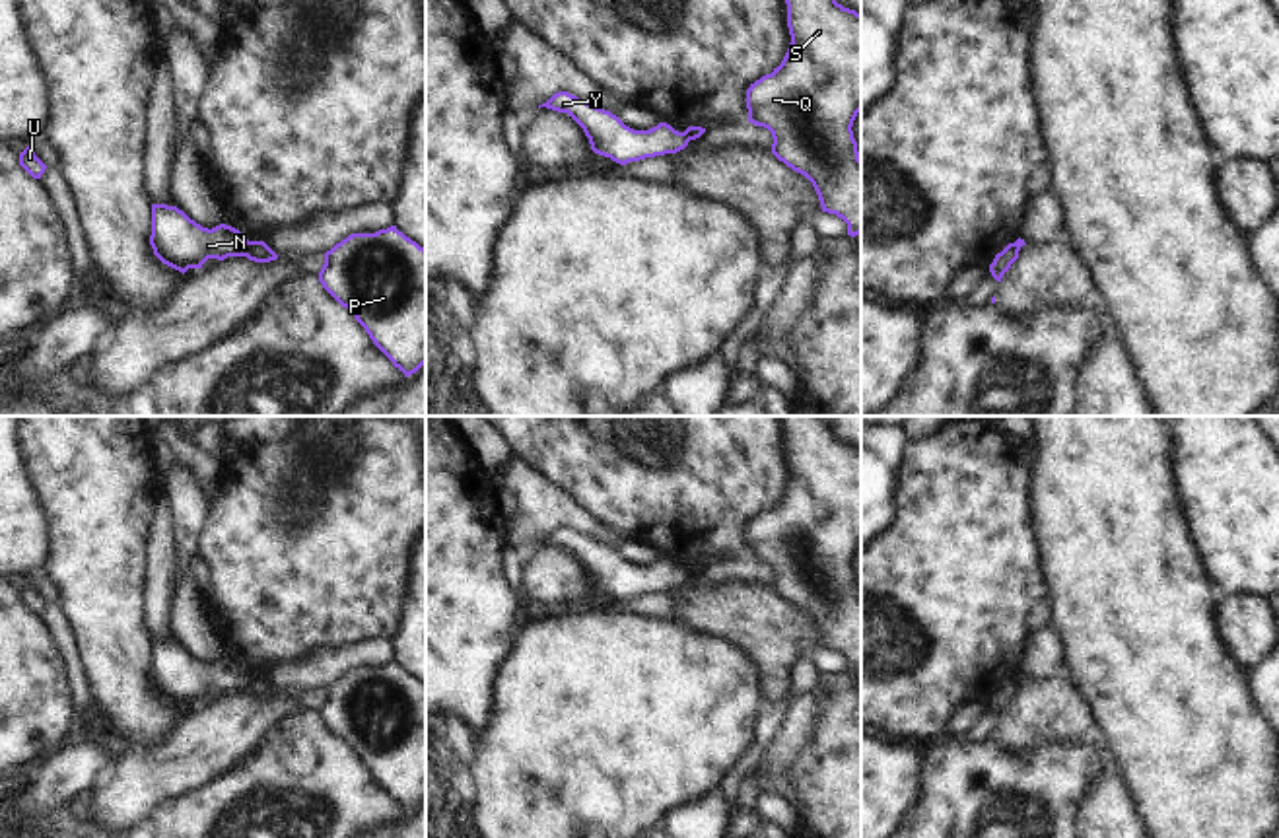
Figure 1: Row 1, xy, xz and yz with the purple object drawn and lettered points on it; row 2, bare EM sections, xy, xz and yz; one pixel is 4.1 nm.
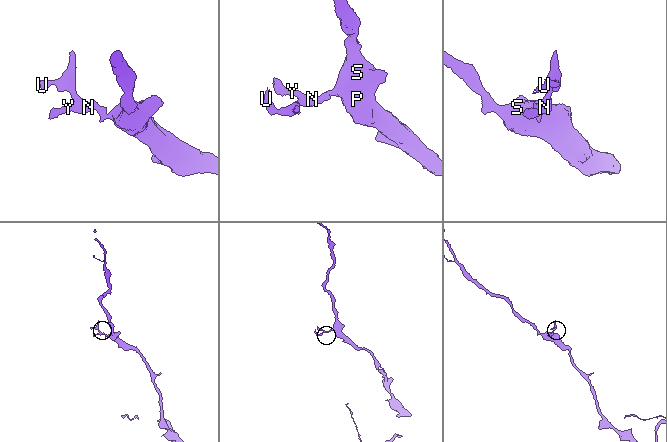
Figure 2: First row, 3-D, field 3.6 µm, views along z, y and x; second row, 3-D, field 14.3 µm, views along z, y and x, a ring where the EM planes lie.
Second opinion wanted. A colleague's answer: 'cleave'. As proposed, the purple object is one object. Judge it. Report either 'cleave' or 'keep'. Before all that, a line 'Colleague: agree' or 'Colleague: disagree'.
Colleague: agree
cleave

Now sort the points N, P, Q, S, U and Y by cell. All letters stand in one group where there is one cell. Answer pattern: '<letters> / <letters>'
N U Y / P Q S

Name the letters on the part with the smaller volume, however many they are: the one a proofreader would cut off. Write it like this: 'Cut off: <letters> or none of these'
Cut off: N, U, Y

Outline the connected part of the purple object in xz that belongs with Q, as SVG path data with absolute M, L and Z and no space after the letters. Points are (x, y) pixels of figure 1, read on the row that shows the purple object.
M785 0L789 49L772 74L746 89L748 122L772 132L772 154L805 175L822 212L847 224L847 235L861 233L861 157L853 121L861 111L861 14L836 0Z

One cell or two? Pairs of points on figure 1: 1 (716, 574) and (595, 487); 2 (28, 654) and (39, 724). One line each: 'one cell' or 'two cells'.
1: two cells
2: one cell

